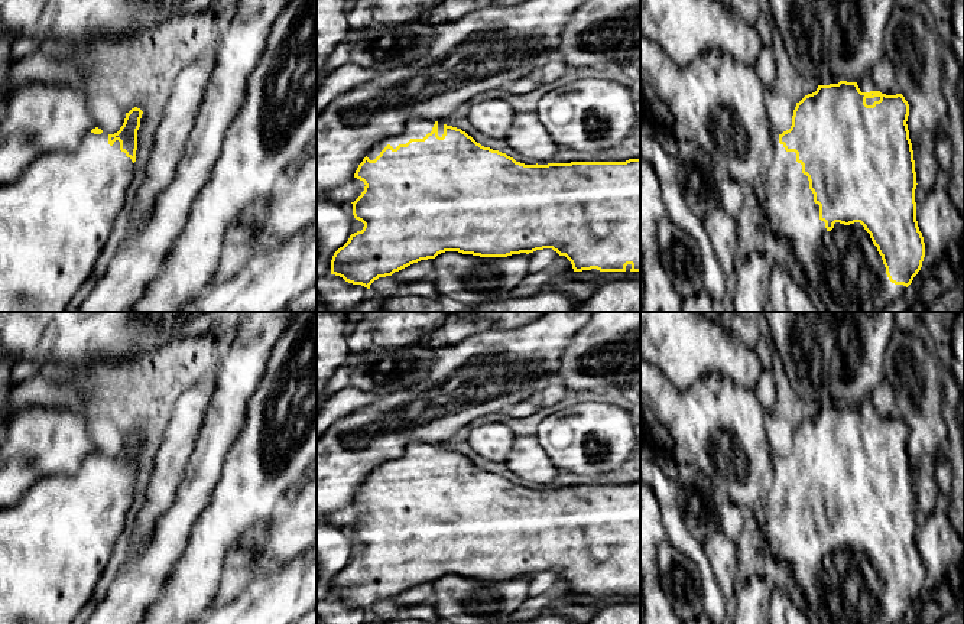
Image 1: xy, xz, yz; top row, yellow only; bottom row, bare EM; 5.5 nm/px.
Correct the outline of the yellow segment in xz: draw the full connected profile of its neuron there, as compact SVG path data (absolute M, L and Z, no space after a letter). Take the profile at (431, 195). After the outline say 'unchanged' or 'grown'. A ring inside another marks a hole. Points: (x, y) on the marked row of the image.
M419 117L406 120L405 130L397 136L389 136L380 140L358 165L354 178L364 182L364 191L351 202L353 215L364 224L361 231L350 235L348 241L340 247L331 260L331 274L343 277L353 285L361 285L370 289L370 285L379 277L392 276L421 260L435 259L445 251L458 251L480 257L507 257L520 253L533 253L536 250L552 248L559 256L565 256L574 272L597 269L600 272L640 272L640 157L626 162L571 162L571 163L548 163L548 165L525 165L513 157L484 147L477 143L461 129L447 126L444 121L434 121Z; grown

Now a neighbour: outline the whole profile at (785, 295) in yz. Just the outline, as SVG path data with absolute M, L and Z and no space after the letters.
M783 266L770 273L767 299L772 312L817 312L808 292Z

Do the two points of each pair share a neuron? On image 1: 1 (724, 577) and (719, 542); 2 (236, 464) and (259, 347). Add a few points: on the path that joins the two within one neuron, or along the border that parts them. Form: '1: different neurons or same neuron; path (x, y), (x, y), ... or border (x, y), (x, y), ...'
1: same neuron; path (724, 568), (721, 551)
2: different neurons; border (265, 370), (247, 402), (246, 421), (239, 432)

